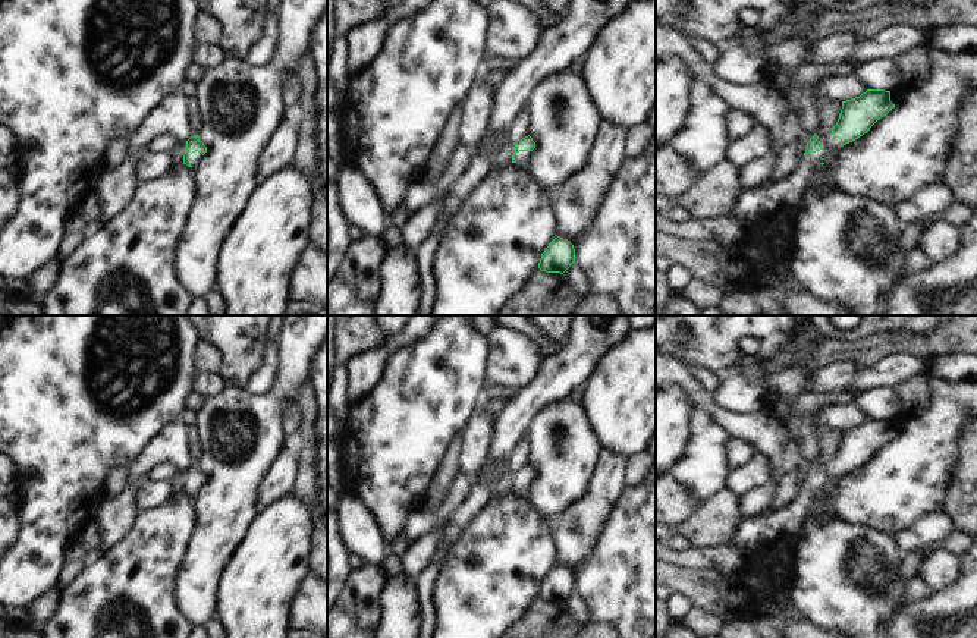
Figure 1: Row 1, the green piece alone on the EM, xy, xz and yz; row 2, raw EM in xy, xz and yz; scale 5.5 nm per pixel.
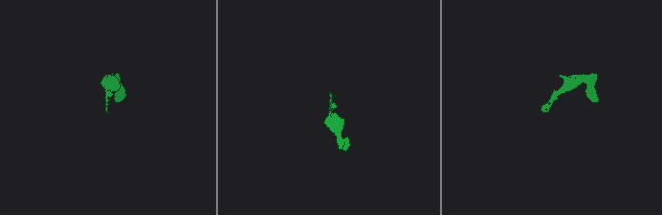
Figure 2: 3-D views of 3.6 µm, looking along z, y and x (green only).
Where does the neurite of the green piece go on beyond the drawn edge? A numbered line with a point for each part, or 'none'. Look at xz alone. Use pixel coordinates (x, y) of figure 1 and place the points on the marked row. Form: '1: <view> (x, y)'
1: xz (522, 157)

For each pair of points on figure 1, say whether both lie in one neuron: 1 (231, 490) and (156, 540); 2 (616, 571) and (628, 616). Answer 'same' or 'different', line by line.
1: different
2: same

